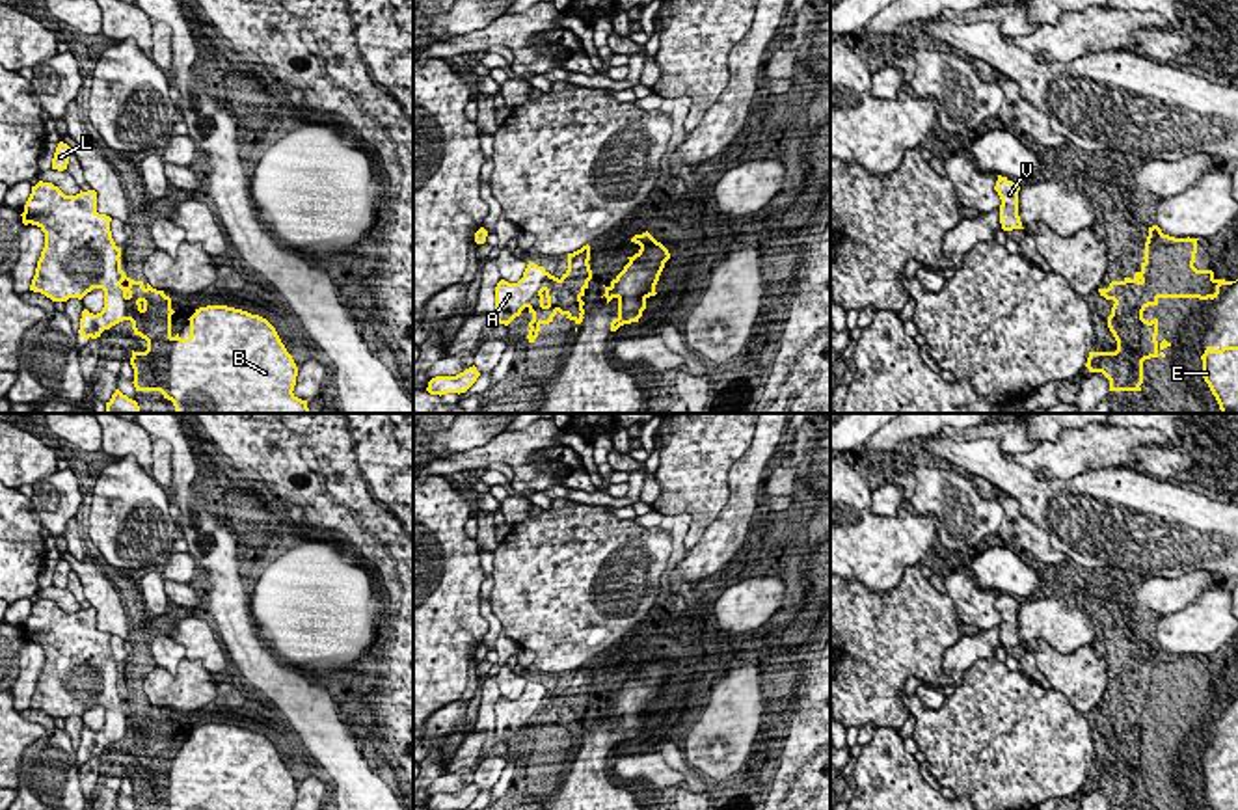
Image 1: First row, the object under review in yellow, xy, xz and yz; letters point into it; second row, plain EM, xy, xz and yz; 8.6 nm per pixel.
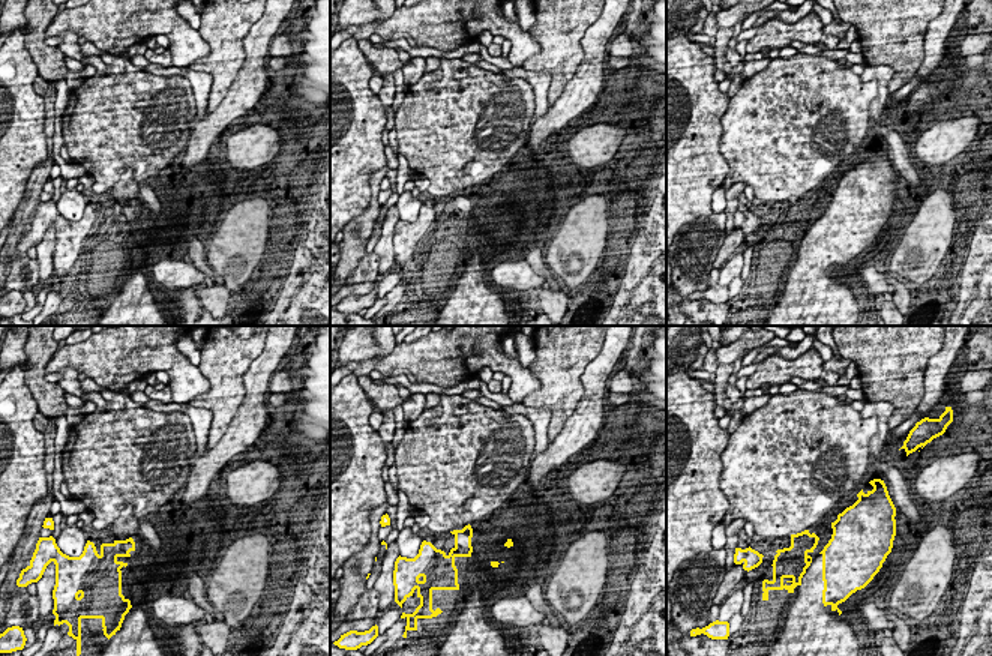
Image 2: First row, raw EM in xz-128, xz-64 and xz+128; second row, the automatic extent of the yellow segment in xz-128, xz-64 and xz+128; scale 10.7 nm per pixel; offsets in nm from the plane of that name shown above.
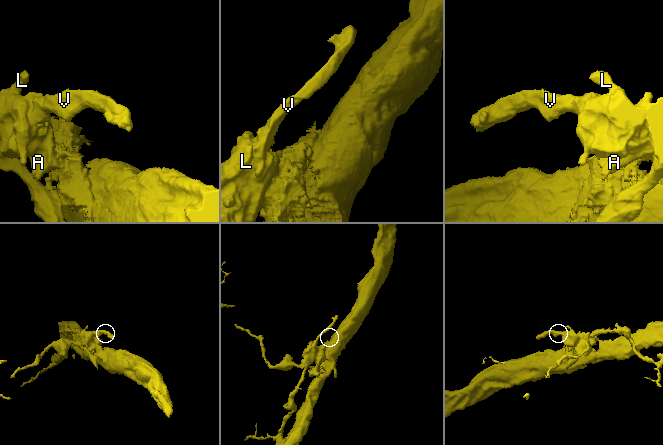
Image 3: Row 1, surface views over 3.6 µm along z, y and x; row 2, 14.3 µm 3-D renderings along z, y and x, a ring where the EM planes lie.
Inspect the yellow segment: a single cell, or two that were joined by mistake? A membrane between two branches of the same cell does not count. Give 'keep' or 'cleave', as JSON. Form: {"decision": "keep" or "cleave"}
{"decision": "cleave"}

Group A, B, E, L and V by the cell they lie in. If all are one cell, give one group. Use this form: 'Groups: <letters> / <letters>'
Groups: A L V / B E

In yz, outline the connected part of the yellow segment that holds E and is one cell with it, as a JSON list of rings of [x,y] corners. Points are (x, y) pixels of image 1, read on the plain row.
[[[1206,763],[1203,776],[1203,795],[1212,810],[1238,810],[1238,763]]]

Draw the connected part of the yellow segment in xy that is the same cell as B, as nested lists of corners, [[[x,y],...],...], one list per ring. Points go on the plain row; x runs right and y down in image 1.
[[[134,698],[143,724],[130,734],[134,752],[147,758],[145,769],[134,769],[136,808],[160,810],[292,810],[298,784],[281,760],[276,745],[262,734],[227,722],[195,726],[190,754],[171,752],[171,715],[149,700]]]

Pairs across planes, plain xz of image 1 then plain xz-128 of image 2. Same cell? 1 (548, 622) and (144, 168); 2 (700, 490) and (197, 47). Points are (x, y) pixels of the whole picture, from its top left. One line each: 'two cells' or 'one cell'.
1: one cell
2: two cells

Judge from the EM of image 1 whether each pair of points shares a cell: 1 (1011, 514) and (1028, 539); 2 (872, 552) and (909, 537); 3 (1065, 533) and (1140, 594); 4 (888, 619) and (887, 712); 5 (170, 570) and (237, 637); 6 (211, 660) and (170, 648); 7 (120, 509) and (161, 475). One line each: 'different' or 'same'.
1: same
2: same
3: different
4: same
5: different
6: different
7: different

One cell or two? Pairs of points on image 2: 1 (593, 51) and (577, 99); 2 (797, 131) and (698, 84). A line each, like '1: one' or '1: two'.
1: one
2: two

